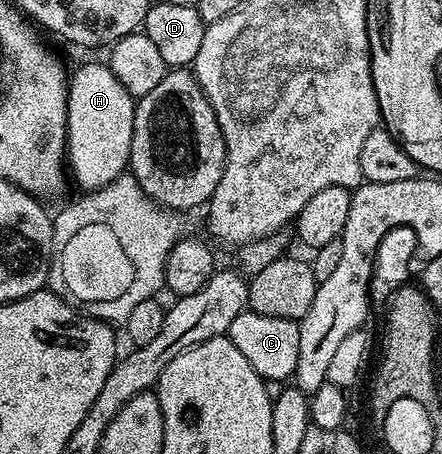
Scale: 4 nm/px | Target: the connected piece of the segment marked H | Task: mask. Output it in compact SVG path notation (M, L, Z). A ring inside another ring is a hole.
M107 63L84 64L75 73L71 73L68 81L68 139L66 141L66 168L76 179L80 190L95 190L117 180L125 175L129 167L128 155L132 153L132 135L134 134L134 114L136 113L136 100L114 78Z

